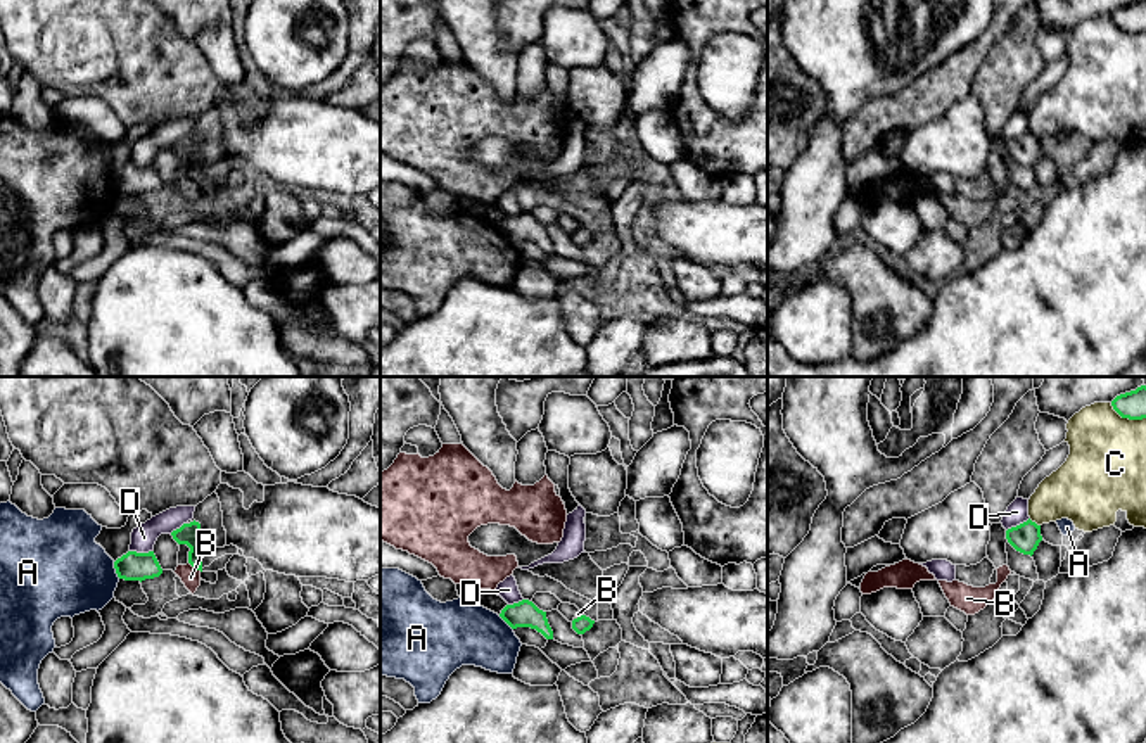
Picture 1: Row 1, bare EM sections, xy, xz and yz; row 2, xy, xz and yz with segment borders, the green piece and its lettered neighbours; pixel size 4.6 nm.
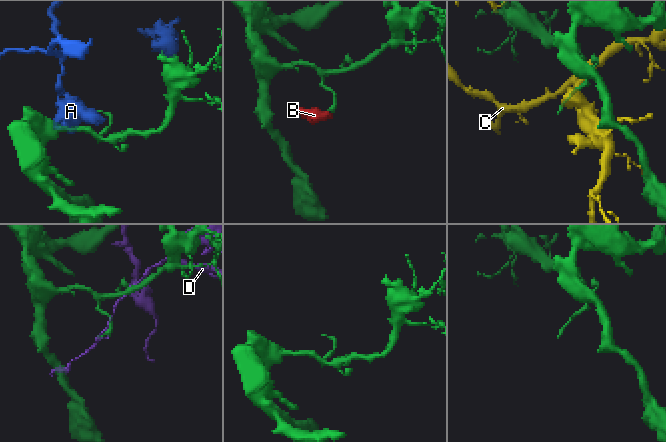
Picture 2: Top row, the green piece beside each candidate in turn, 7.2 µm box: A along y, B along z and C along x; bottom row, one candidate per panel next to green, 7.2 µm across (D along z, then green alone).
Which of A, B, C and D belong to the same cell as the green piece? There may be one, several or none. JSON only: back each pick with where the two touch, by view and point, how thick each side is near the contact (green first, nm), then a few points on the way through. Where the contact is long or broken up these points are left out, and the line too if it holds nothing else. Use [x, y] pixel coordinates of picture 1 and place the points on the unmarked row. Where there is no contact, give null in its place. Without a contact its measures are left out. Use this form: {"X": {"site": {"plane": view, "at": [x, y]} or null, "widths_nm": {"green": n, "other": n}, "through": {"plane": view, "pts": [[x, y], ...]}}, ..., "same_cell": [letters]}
{"same_cell": []}

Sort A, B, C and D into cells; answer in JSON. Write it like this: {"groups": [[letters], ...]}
{"groups": [["A"], ["B"], ["C"], ["D"]]}

